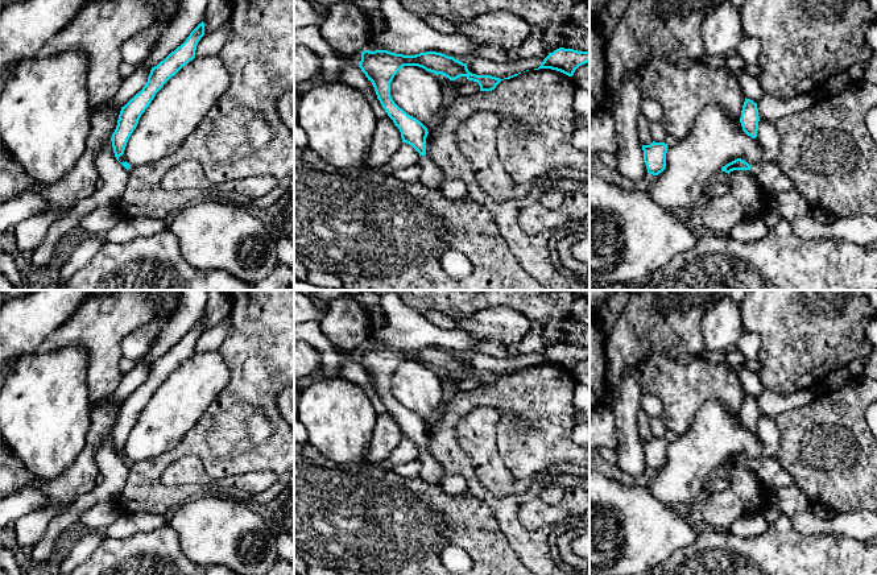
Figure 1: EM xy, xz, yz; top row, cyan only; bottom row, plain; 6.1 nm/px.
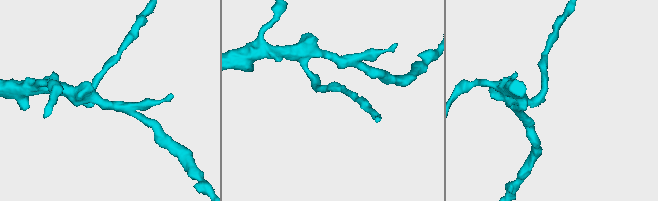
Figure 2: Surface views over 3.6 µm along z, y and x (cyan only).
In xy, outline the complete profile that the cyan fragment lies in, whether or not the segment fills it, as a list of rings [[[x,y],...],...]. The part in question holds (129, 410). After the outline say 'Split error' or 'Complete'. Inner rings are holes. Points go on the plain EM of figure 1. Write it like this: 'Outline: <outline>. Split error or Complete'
Outline: [[[202,317],[186,334],[186,336],[171,347],[157,361],[152,363],[146,380],[124,402],[121,402],[117,421],[111,437],[116,455],[124,450],[127,438],[136,425],[141,410],[149,402],[156,389],[174,372],[185,360],[195,353],[197,340],[204,331]]]. Complete

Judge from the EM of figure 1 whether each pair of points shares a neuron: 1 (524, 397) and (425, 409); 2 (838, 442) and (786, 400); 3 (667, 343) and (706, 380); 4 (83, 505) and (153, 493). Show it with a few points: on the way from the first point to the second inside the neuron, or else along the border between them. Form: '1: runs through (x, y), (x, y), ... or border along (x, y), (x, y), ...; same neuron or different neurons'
1: border along (445, 402), (439, 418), (430, 427); different neurons
2: border along (816, 397), (801, 406), (782, 412), (776, 418); different neurons
3: border along (658, 354), (682, 363), (690, 363), (702, 355); different neurons
4: border along (129, 468), (127, 482), (118, 497); different neurons

